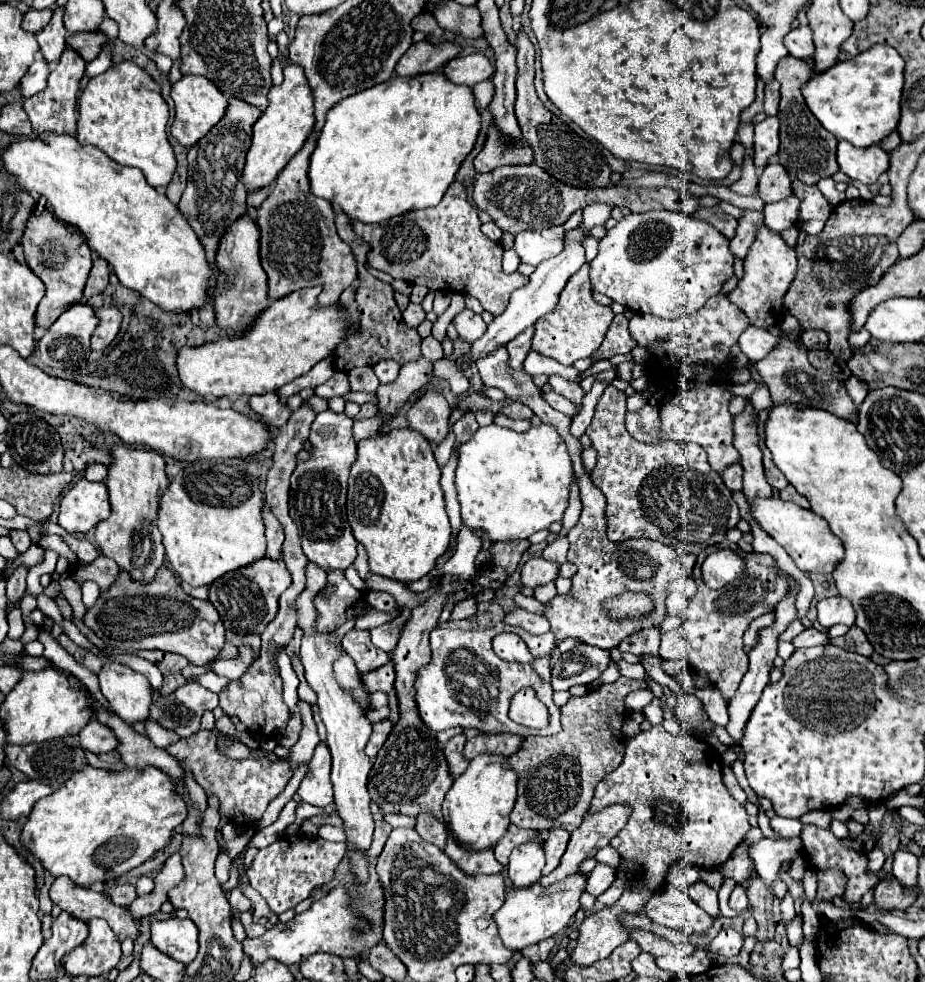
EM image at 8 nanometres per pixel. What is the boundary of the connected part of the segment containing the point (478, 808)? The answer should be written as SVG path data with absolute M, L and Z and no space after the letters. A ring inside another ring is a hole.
M479 754L469 762L469 768L459 778L455 778L453 786L445 794L443 816L447 828L465 850L485 850L489 846L495 846L510 824L509 815L513 810L515 798L517 798L517 772L509 766L509 760L497 754Z

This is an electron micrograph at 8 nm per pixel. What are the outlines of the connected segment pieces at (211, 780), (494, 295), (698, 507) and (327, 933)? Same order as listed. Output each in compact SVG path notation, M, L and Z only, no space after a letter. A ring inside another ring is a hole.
M199 730L197 734L189 738L181 738L165 748L173 758L185 762L197 784L205 788L207 794L215 794L221 802L219 814L223 818L229 818L229 822L243 826L241 830L255 826L257 820L263 816L265 808L273 798L277 798L287 782L293 776L293 768L287 760L269 760L267 756L261 758L243 758L243 760L233 760L223 756L217 746L215 746L215 734L211 730Z
M457 180L449 186L445 198L435 208L411 210L409 214L389 218L389 222L381 224L353 222L351 226L355 234L371 246L367 252L367 262L371 268L383 270L389 276L401 278L409 284L427 286L429 290L471 294L493 316L505 310L513 290L529 282L529 278L519 272L503 272L503 246L489 240L481 232L477 208L467 200L465 186Z
M607 386L595 408L595 416L585 430L591 438L591 446L597 450L597 466L591 472L591 480L605 494L607 500L607 538L611 542L621 542L629 538L651 538L665 546L673 546L679 554L697 554L703 548L719 544L725 534L739 522L739 506L731 498L731 492L723 484L721 476L709 466L705 450L697 444L687 442L637 442L625 428L625 400L625 392L617 390L615 386Z
M343 888L331 890L325 898L315 902L307 912L297 914L291 922L277 922L271 926L263 936L259 938L245 938L243 940L243 952L249 956L253 966L263 964L265 960L277 960L285 966L299 964L303 958L315 954L315 952L329 952L337 954L341 958L359 958L365 954L371 946L375 946L381 940L381 934L375 934L371 928L357 930L357 914L351 910L349 896Z

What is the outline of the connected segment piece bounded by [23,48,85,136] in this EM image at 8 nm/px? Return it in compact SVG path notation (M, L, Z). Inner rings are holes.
M65 48L61 54L61 60L51 68L47 78L47 88L23 102L25 112L29 116L29 122L33 126L33 132L39 136L43 132L73 132L77 126L77 94L79 94L79 82L85 72L85 60L71 48Z

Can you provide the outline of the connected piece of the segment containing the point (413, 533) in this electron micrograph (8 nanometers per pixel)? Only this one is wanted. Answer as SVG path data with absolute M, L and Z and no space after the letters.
M403 428L361 440L357 444L357 452L359 454L351 466L349 476L347 518L355 540L367 550L371 572L403 584L427 576L435 568L437 558L447 552L451 534L449 518L445 512L445 498L439 484L441 468L435 462L431 442L423 434L411 428Z

